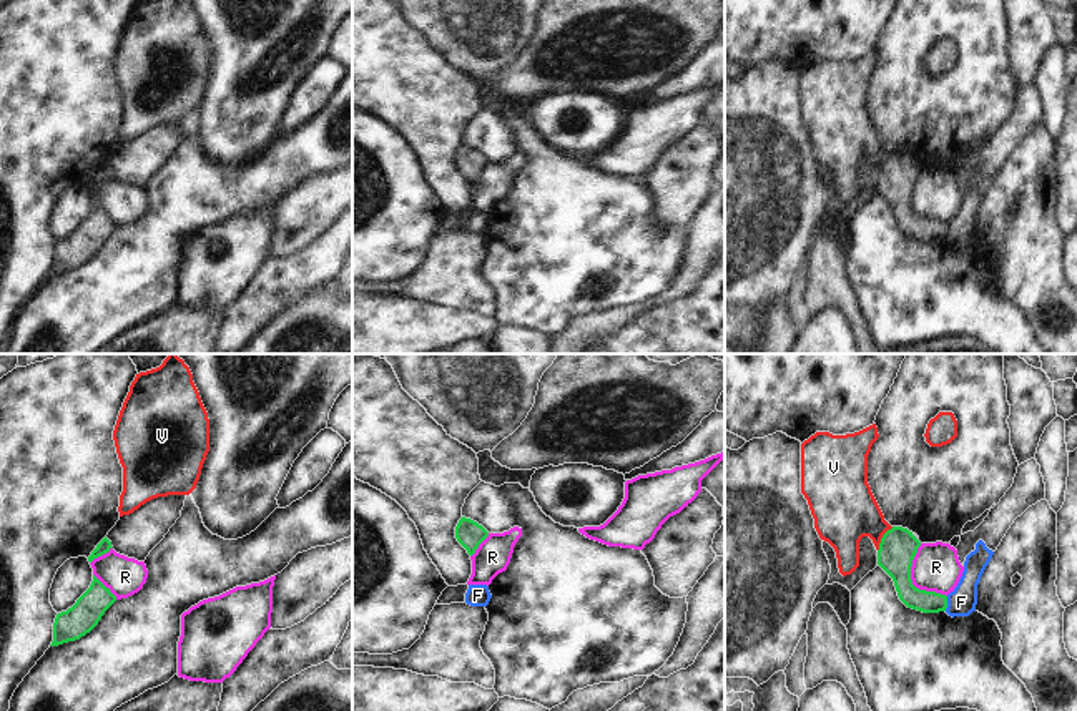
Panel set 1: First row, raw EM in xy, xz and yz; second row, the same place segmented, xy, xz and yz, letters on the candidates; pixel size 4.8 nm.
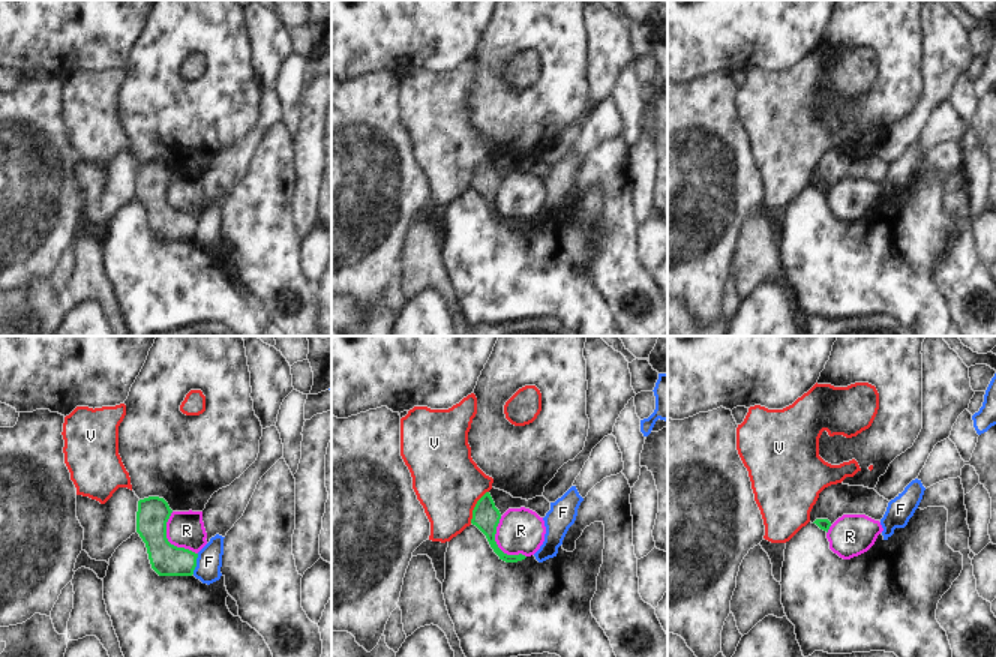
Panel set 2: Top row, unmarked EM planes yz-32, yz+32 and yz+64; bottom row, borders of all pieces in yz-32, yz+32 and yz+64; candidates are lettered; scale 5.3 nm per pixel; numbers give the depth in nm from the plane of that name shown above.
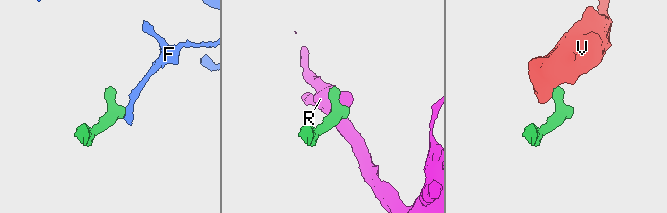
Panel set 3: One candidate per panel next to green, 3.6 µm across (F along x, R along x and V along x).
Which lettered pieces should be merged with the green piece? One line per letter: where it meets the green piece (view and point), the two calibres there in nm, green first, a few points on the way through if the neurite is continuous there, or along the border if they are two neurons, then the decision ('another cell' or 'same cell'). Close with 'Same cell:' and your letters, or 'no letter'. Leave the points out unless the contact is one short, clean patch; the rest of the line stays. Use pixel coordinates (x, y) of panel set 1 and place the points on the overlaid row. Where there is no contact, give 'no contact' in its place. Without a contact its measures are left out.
F: meets green in yz at (946, 603); 110 nm thick on the green side, 140 nm on the other; border along yz (948, 597), (944, 610); another cell
R: meets green in yz at (911, 580); 180 nm thick on the green side, 240 nm on the other; border along yz (919, 544), (911, 582), (946, 597); another cell
V: meets green in yz at (881, 539); 180 nm thick on the green side, 320 nm on the other; border along yz (893, 527), (883, 535), (878, 550); another cell
Same cell: no letter

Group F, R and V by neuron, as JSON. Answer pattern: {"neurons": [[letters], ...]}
{"neurons": [["F"], ["R"], ["V"]]}

